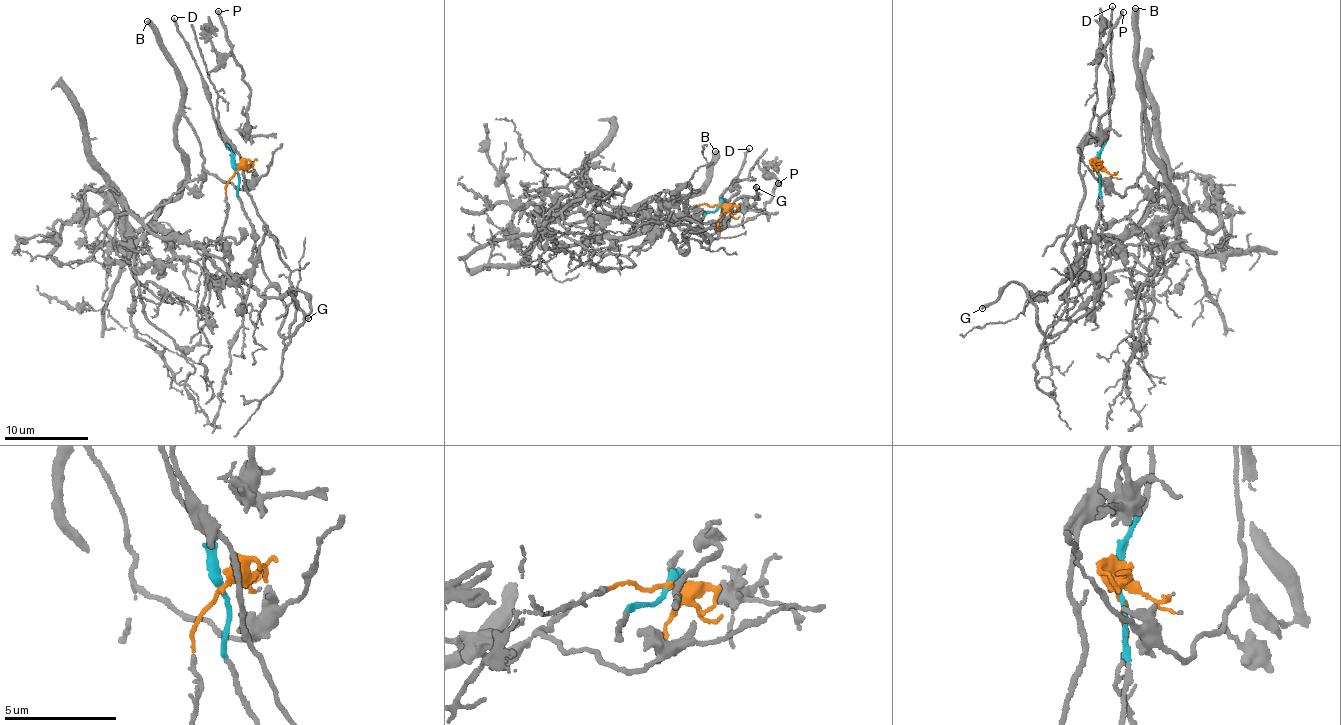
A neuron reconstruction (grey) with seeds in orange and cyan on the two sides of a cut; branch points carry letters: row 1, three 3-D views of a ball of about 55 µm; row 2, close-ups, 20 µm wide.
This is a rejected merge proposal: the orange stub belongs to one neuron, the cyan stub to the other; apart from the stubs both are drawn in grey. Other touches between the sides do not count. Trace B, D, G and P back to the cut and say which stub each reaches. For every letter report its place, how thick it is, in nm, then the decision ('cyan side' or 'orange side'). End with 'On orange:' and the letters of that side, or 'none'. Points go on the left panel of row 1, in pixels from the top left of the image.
B: (147, 21) | 480 nm | orange side
D: (174, 18) | 180 nm | cyan side
G: (308, 318) | 240 nm | cyan side
P: (218, 11) | 240 nm | orange side
On orange: B, P

